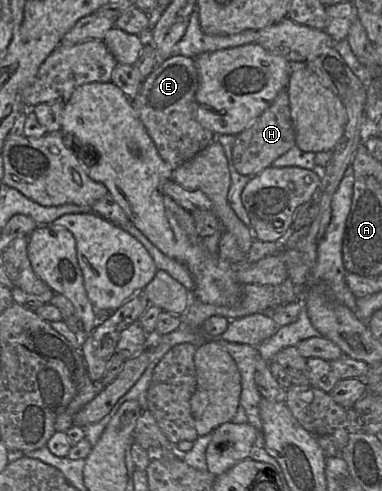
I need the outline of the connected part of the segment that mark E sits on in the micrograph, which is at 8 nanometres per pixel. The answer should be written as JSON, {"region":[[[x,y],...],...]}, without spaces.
{"region":[[[172,55],[159,61],[144,80],[137,96],[131,100],[159,155],[173,170],[195,157],[217,135],[203,127],[195,117],[198,86],[195,60],[183,55]]]}

